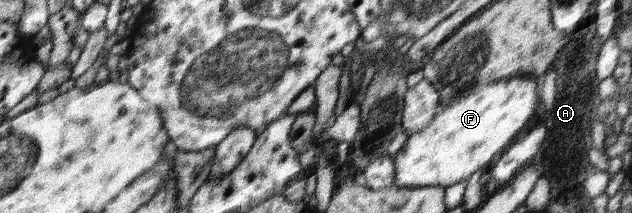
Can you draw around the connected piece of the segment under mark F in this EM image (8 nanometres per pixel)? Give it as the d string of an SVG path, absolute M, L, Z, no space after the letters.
M518 76L486 85L477 85L451 104L443 106L443 110L439 111L425 128L408 134L404 147L392 157L395 169L393 186L397 188L435 185L447 187L453 186L456 182L468 180L477 168L491 162L491 156L504 152L503 148L508 148L509 142L513 144L513 138L521 132L521 128L527 126L537 106L539 106L537 84L535 84L535 78L531 80L530 76Z

